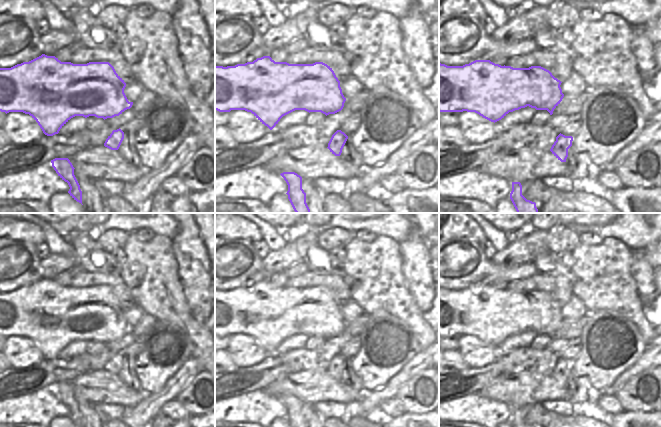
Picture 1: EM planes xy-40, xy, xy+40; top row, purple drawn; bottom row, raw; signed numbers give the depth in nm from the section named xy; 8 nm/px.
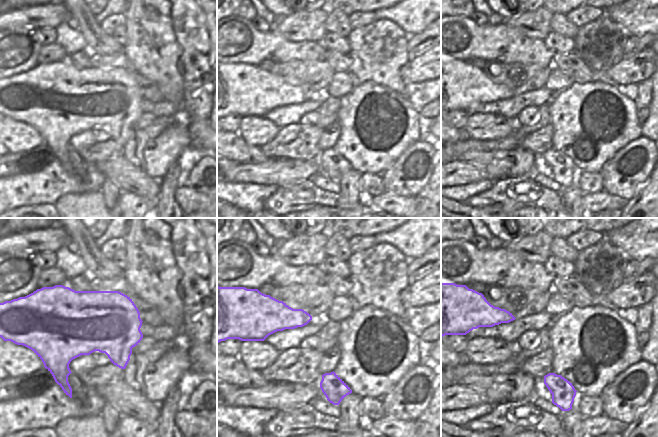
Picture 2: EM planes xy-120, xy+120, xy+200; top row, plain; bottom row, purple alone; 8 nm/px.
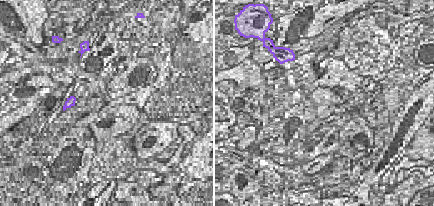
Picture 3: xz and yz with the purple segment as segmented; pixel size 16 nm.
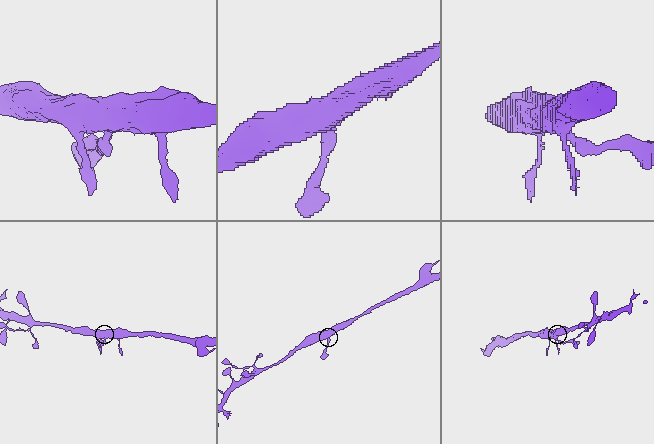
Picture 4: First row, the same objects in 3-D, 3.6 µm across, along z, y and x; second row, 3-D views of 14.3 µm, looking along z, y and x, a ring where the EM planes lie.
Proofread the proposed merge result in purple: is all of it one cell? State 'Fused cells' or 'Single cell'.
Single cell.

